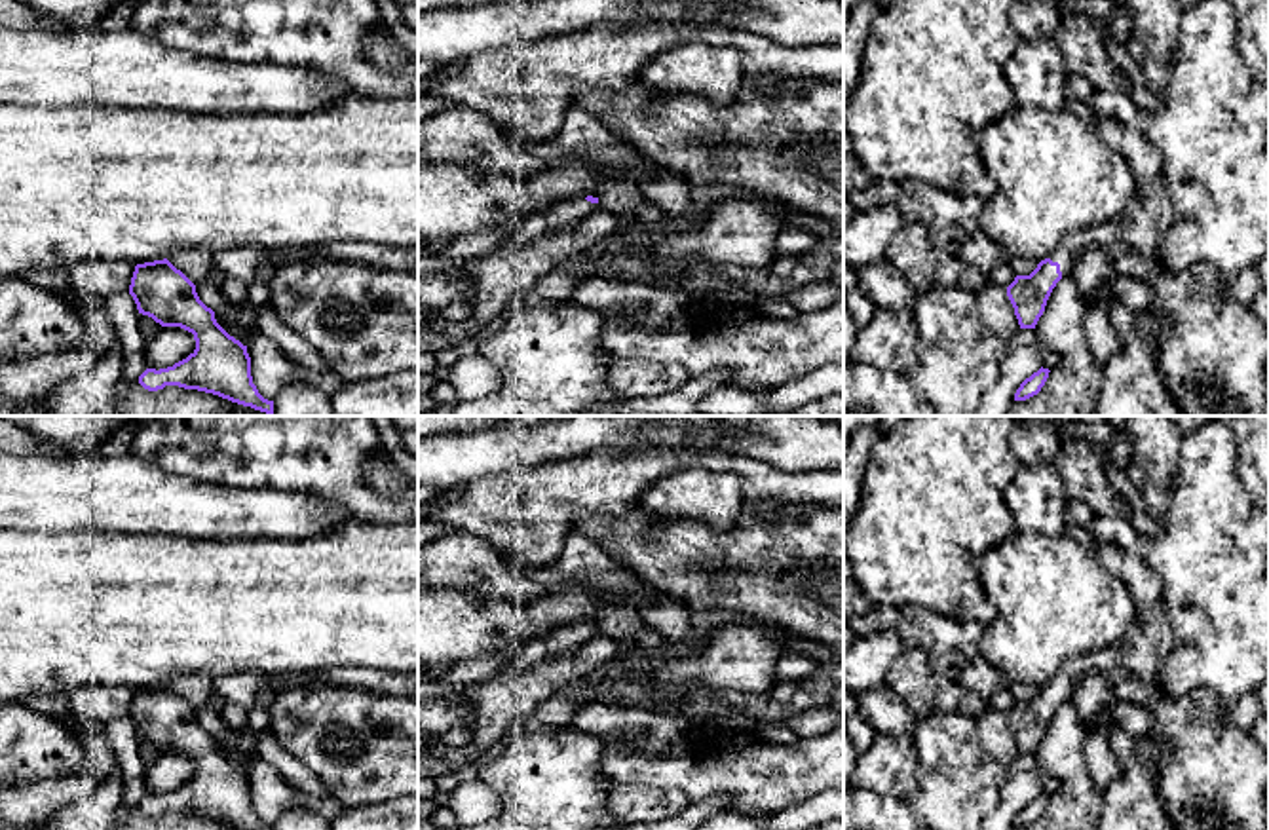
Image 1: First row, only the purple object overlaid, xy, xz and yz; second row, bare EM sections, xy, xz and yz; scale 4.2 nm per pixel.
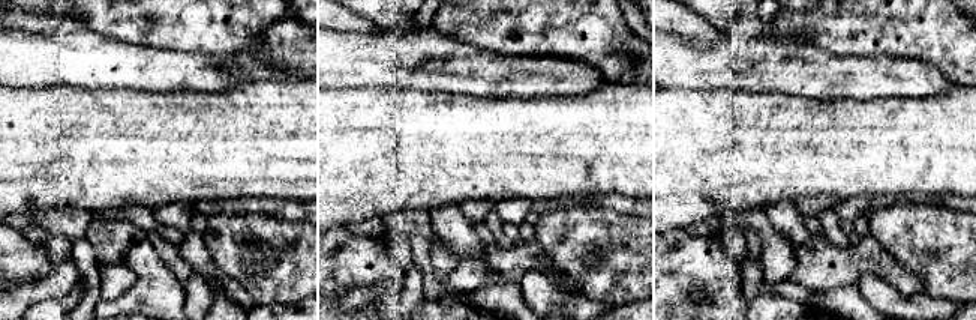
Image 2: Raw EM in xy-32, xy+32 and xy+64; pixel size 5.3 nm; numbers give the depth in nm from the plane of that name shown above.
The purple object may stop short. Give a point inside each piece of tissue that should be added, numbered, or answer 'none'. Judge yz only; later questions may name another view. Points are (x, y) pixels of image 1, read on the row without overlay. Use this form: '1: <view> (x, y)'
1: yz (1146, 644)

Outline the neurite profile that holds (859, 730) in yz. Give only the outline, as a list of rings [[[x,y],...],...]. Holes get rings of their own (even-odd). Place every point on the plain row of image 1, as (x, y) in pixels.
[[[859,712],[845,718],[845,729],[859,752],[874,741],[872,726]]]

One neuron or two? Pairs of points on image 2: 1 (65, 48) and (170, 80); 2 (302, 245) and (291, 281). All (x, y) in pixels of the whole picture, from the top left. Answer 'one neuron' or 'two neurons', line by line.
1: one neuron
2: one neuron

